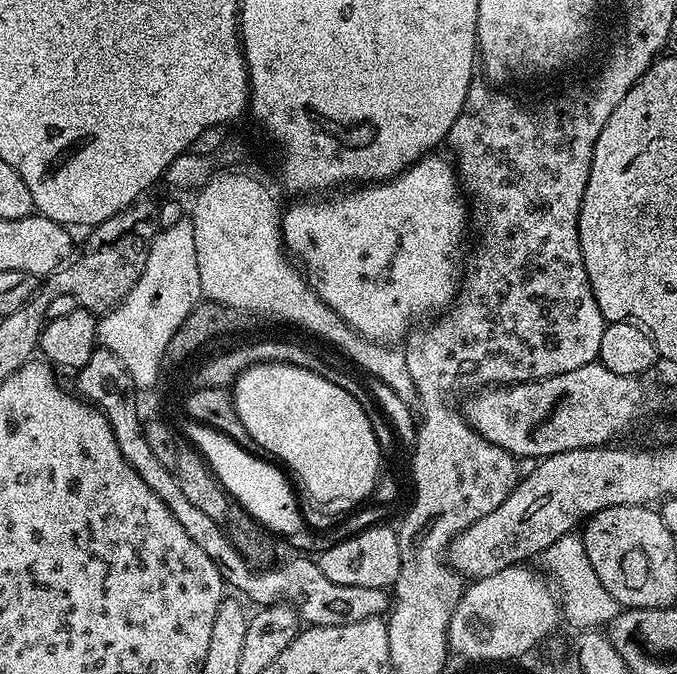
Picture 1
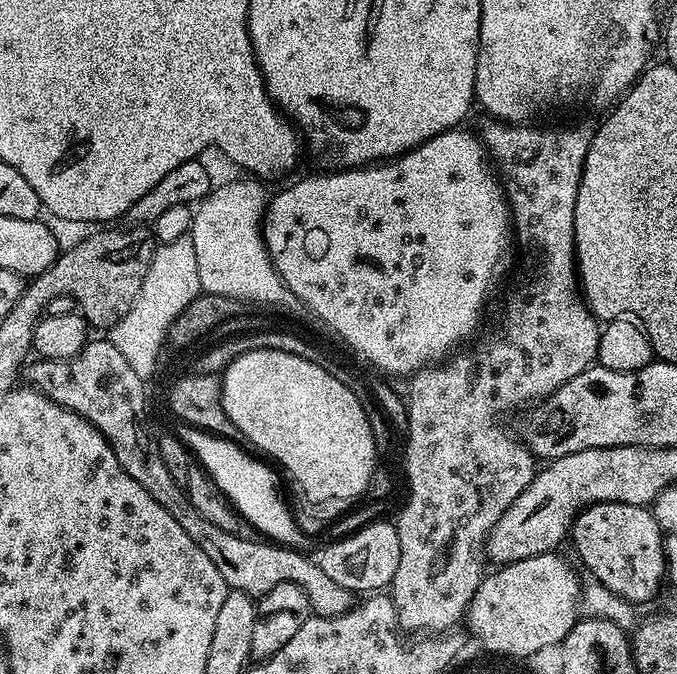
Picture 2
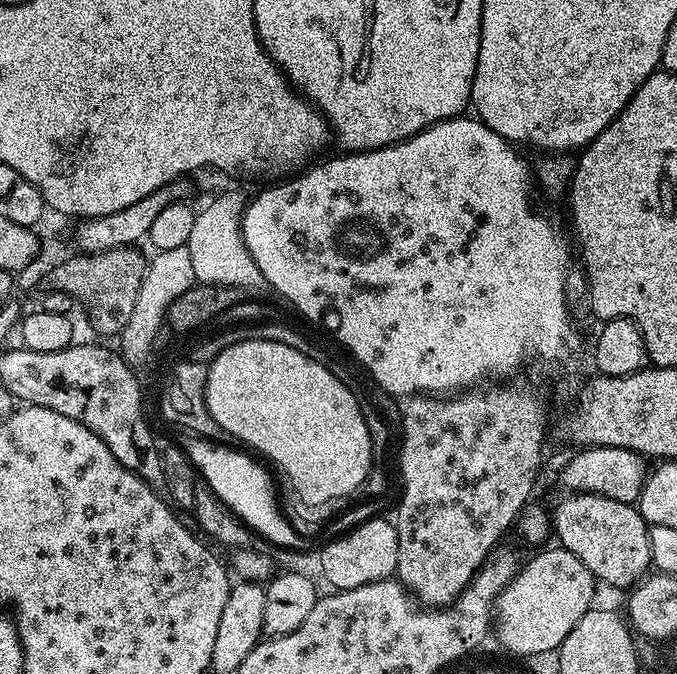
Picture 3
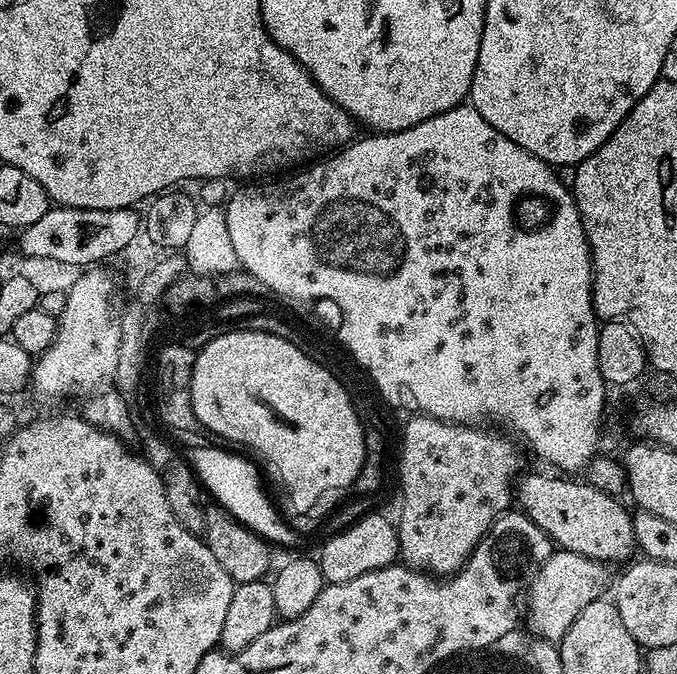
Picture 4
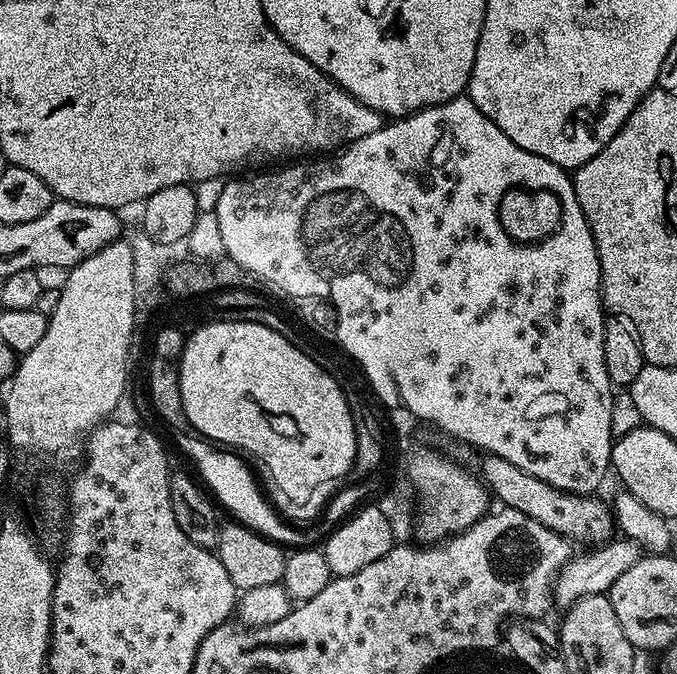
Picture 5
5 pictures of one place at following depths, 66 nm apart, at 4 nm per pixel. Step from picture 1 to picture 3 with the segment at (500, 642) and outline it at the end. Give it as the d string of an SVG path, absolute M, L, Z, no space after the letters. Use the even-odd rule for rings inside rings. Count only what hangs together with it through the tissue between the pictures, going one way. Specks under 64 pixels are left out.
M559 546L545 547L532 561L525 563L516 577L505 586L496 599L500 605L500 633L505 644L518 652L534 652L550 648L558 640L564 640L578 618L593 607L598 589L595 576L570 554L570 550Z

